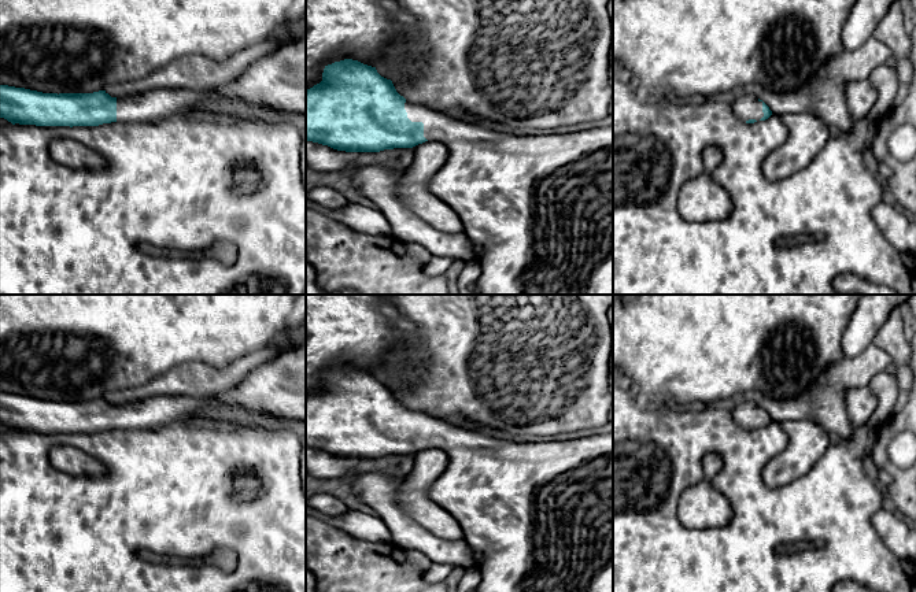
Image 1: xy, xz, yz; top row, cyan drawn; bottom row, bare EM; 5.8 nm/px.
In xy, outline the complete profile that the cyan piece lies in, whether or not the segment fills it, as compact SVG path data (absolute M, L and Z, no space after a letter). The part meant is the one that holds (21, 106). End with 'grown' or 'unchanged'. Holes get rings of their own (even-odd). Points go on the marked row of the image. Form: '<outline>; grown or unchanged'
M306 36L277 47L272 53L251 63L234 81L217 89L156 89L126 97L111 97L106 90L93 93L43 93L25 88L0 85L0 125L36 126L99 126L111 122L158 122L171 115L195 112L193 107L206 99L228 96L239 101L259 104L277 111L306 115Z; grown

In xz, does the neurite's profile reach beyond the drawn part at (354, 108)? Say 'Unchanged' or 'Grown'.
Grown

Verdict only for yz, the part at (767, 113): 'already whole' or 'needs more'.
needs more

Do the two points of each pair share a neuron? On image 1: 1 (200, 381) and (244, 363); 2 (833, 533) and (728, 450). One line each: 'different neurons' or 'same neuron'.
1: same neuron
2: same neuron

